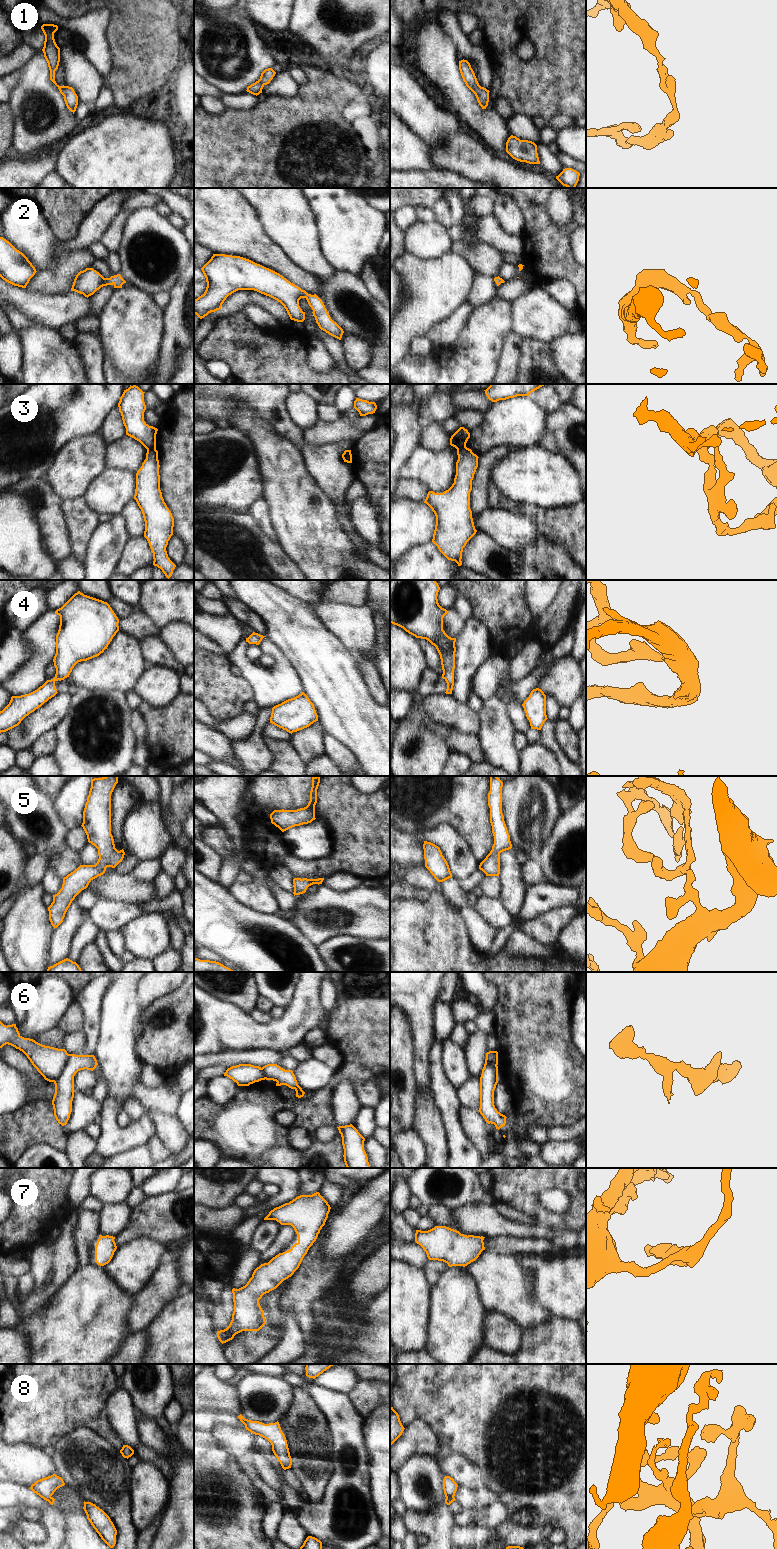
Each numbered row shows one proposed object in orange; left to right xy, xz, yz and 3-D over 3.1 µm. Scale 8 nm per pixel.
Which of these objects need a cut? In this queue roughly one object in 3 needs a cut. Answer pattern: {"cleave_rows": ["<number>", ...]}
{"cleave_rows": ["3", "6", "8"]}

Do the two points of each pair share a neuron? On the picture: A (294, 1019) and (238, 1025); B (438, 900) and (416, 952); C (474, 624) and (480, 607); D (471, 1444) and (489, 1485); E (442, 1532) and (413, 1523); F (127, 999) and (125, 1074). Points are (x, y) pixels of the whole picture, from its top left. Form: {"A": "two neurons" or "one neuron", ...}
{"A": "one neuron", "B": "one neuron", "C": "two neurons", "D": "one neuron", "E": "one neuron", "F": "one neuron"}

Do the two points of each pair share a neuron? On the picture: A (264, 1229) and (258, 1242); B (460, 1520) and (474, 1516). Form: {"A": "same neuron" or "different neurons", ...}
{"A": "same neuron", "B": "same neuron"}

